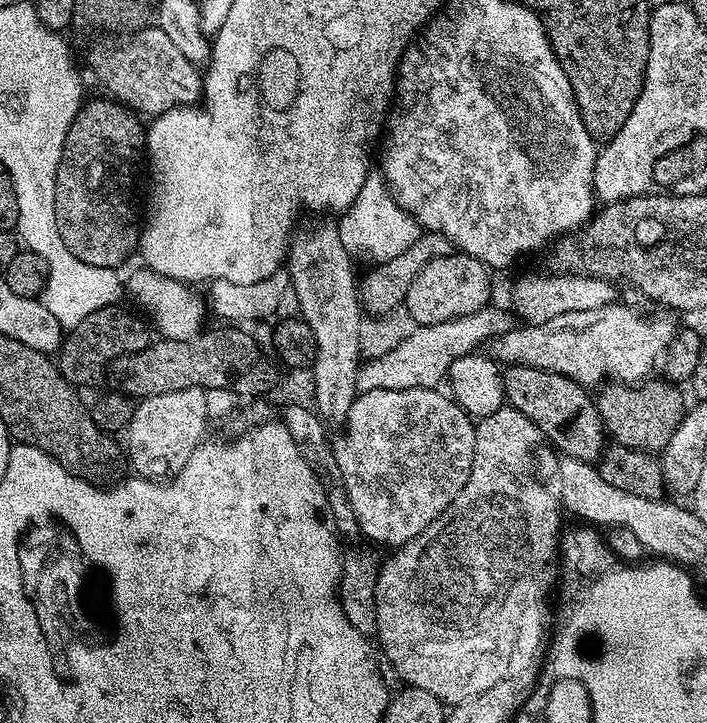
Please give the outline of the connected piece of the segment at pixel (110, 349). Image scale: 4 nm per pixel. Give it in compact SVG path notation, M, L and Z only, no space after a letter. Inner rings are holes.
M120 307L94 310L90 318L82 318L82 322L78 322L78 326L74 326L63 337L58 349L58 367L69 384L81 386L94 383L99 376L101 379L107 373L108 365L114 358L134 354L150 343L149 325L135 311L127 312Z

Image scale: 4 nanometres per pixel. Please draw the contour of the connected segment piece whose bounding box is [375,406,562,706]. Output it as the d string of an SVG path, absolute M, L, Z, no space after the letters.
M503 406L503 407L502 407L502 408L500 408L500 409L498 409L498 410L495 410L495 411L494 411L494 413L492 413L492 414L490 414L490 415L489 415L489 416L481 416L481 417L479 417L479 420L478 420L478 423L477 423L477 424L476 424L476 441L475 441L475 442L474 442L474 466L473 466L473 467L472 467L472 473L471 473L471 474L470 474L470 478L466 478L466 486L462 486L462 490L458 490L458 498L454 498L454 502L450 502L450 506L446 506L446 510L442 510L442 514L438 514L438 518L434 518L434 522L430 522L430 526L426 526L426 530L422 530L422 534L418 534L418 535L417 535L417 536L415 536L415 537L414 537L414 538L410 538L410 542L406 542L406 543L405 543L405 544L401 544L401 545L399 545L399 547L397 547L397 548L396 548L396 549L395 549L395 551L393 551L393 552L396 552L396 553L394 553L394 554L393 554L393 556L392 556L392 557L390 557L390 558L389 558L389 560L388 560L388 561L386 561L386 562L385 562L385 564L384 564L384 561L383 561L383 563L381 563L381 564L380 564L380 565L379 565L379 568L378 568L378 571L377 571L377 573L376 573L376 635L375 635L375 639L376 639L376 640L377 640L377 641L379 641L379 640L380 640L380 648L381 648L381 649L380 649L380 648L379 648L379 651L380 651L380 652L381 652L381 653L382 653L382 656L383 656L383 652L382 652L382 651L384 651L384 656L385 656L385 658L386 658L386 659L388 659L388 660L389 660L389 662L390 662L390 663L392 663L392 668L393 668L393 670L394 670L394 671L396 671L396 672L397 672L397 674L398 674L398 675L400 675L400 676L401 676L401 678L402 678L402 679L404 679L404 681L403 681L403 683L404 683L404 684L405 684L405 685L407 685L407 687L410 687L410 688L417 688L417 689L418 689L418 690L426 690L426 691L427 691L427 692L429 692L429 693L430 693L430 694L434 694L434 698L438 698L438 699L439 699L439 700L440 700L440 703L441 703L441 704L443 704L443 705L445 705L445 706L455 706L455 705L458 705L458 704L461 704L461 703L462 703L462 702L466 702L466 701L467 701L467 700L469 700L469 699L470 699L470 698L474 698L474 697L475 697L475 696L477 696L477 695L478 695L478 694L486 694L486 690L490 690L490 686L494 686L494 682L493 682L493 681L492 681L492 646L498 646L498 648L500 648L500 654L502 654L502 656L506 656L506 654L510 654L510 652L512 652L512 648L514 648L514 646L516 646L516 644L518 644L518 648L532 648L532 644L536 644L536 632L540 632L540 608L536 608L536 572L540 572L540 568L544 568L544 560L548 560L548 552L558 552L558 545L559 545L559 543L560 543L560 538L561 538L561 535L562 535L562 527L561 527L561 528L560 528L560 514L561 514L561 515L562 515L562 508L561 508L561 505L560 505L560 504L559 504L559 503L558 503L558 500L557 500L557 497L556 497L556 496L555 496L555 495L554 495L554 492L553 492L553 489L552 489L552 488L551 488L551 487L550 487L550 489L548 489L548 488L547 488L547 486L546 486L546 485L544 485L544 484L540 484L540 480L539 480L539 478L538 478L538 477L536 477L536 476L535 476L535 474L534 474L534 473L532 473L532 451L534 451L534 450L535 450L535 448L536 448L536 443L538 443L538 442L539 442L539 443L541 443L541 440L542 440L542 437L541 437L541 435L540 435L540 431L539 431L539 430L538 430L538 426L537 426L537 425L536 425L536 424L535 424L535 423L534 423L534 422L530 422L530 418L526 418L526 414L522 414L522 413L521 413L521 412L520 412L520 411L519 411L519 410L517 410L517 408L514 408L514 407L511 407L511 406Z

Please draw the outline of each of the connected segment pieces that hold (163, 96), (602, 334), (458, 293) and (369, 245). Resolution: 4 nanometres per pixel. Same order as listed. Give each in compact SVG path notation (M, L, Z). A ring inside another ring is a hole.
M157 26L140 28L125 44L113 48L96 48L88 56L88 64L108 87L111 97L137 113L149 112L155 118L177 106L192 106L202 96L202 72L174 46L169 35Z
M609 302L606 306L597 308L577 308L570 314L552 316L550 322L528 324L524 328L513 326L505 336L495 337L491 341L490 356L504 366L534 366L540 370L550 370L554 374L562 374L585 386L600 386L605 382L639 384L653 375L652 367L655 364L657 367L658 361L668 349L674 327L664 316L639 316L634 309L620 303Z
M459 250L442 258L434 258L426 262L414 282L410 282L404 295L403 311L408 311L409 318L413 320L411 323L416 326L450 322L480 312L489 307L491 301L488 300L492 296L491 275L493 273L488 265Z
M379 170L369 171L366 182L362 182L362 190L354 198L351 208L339 217L342 246L346 248L352 258L365 256L368 262L379 262L398 258L421 234L421 227L413 216L400 208L399 202L392 196L388 183L384 180L384 173Z

